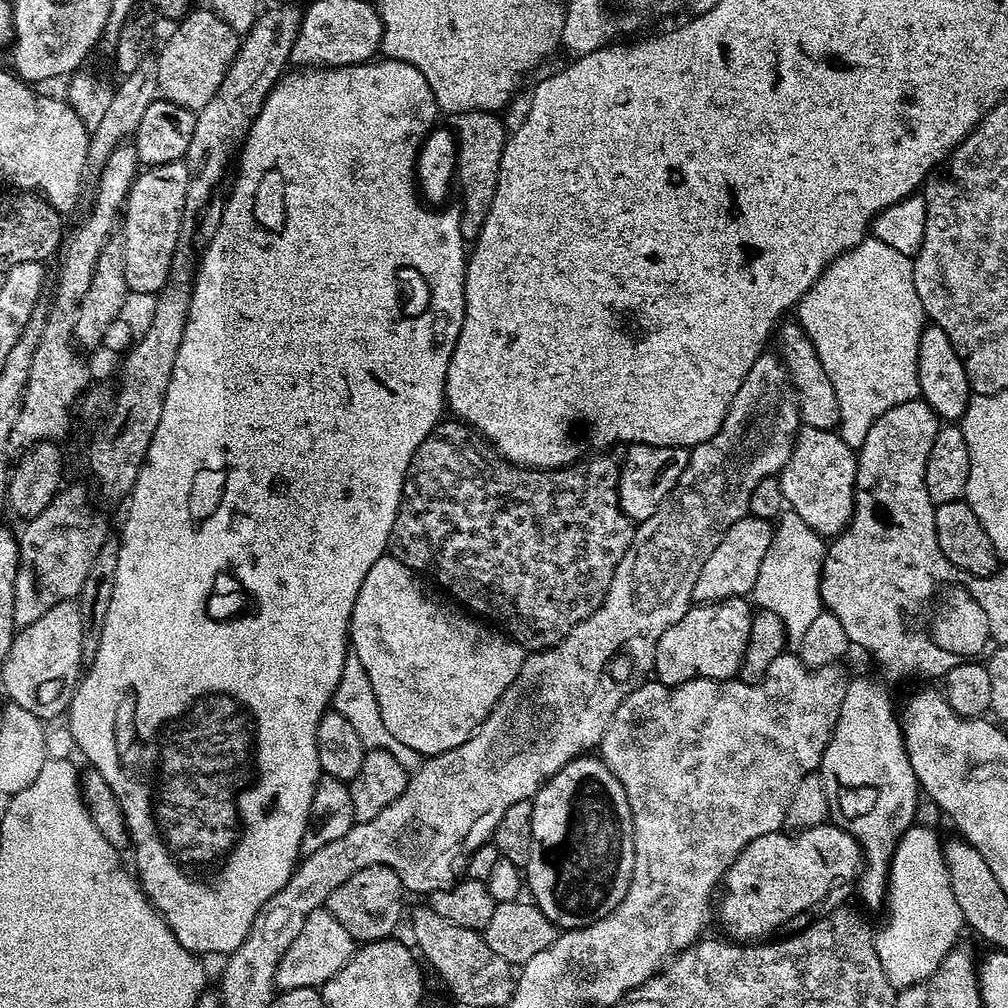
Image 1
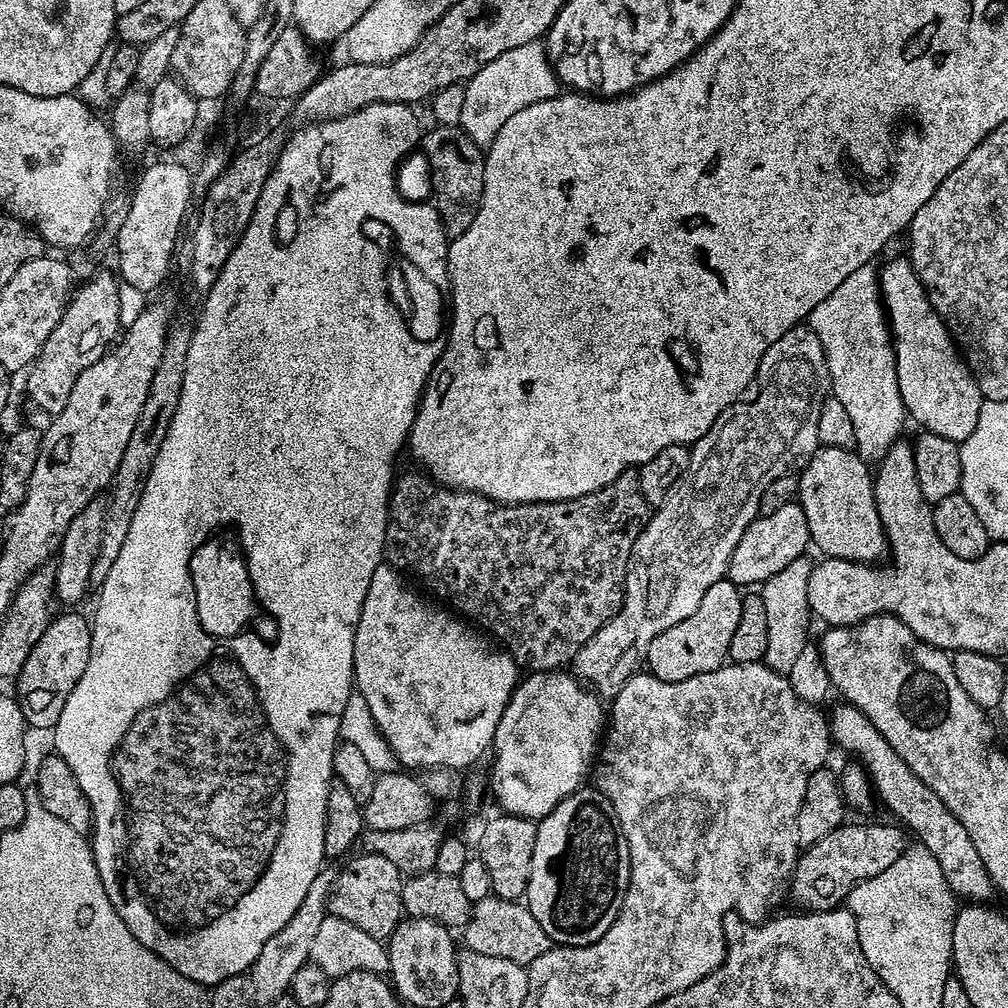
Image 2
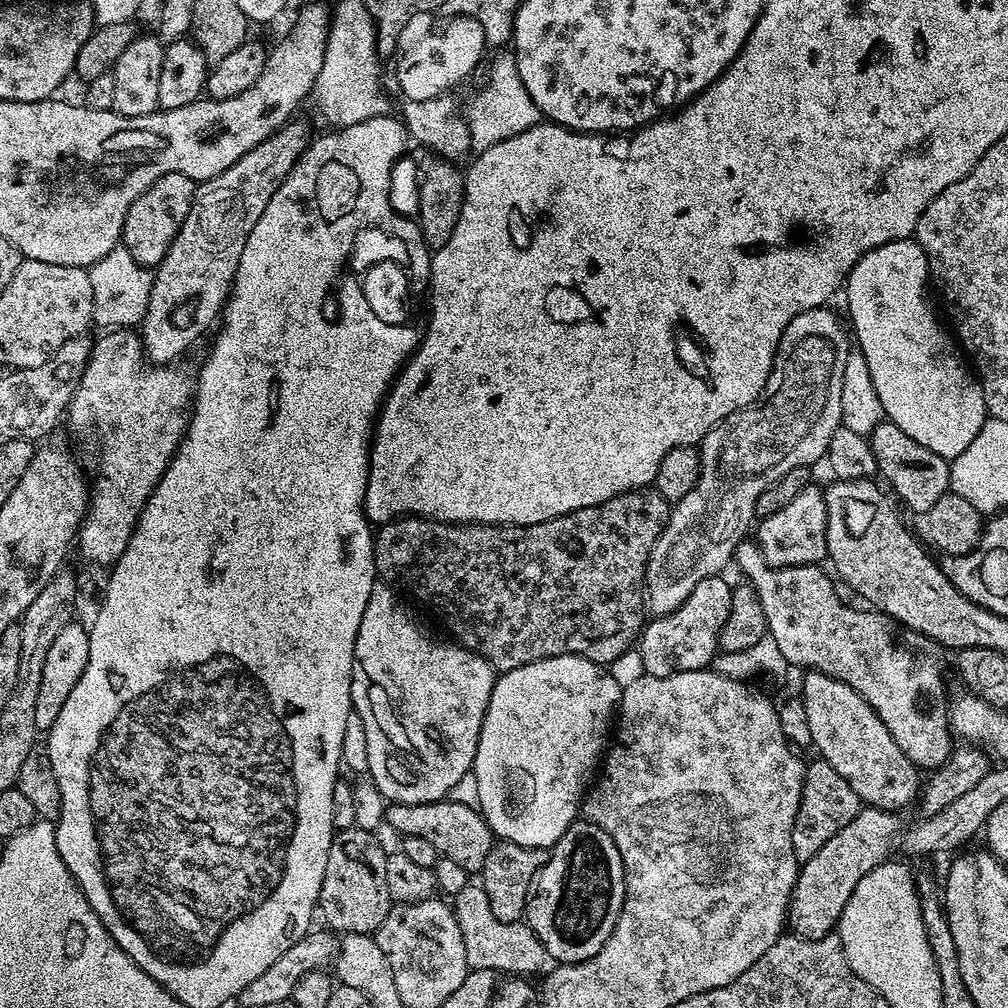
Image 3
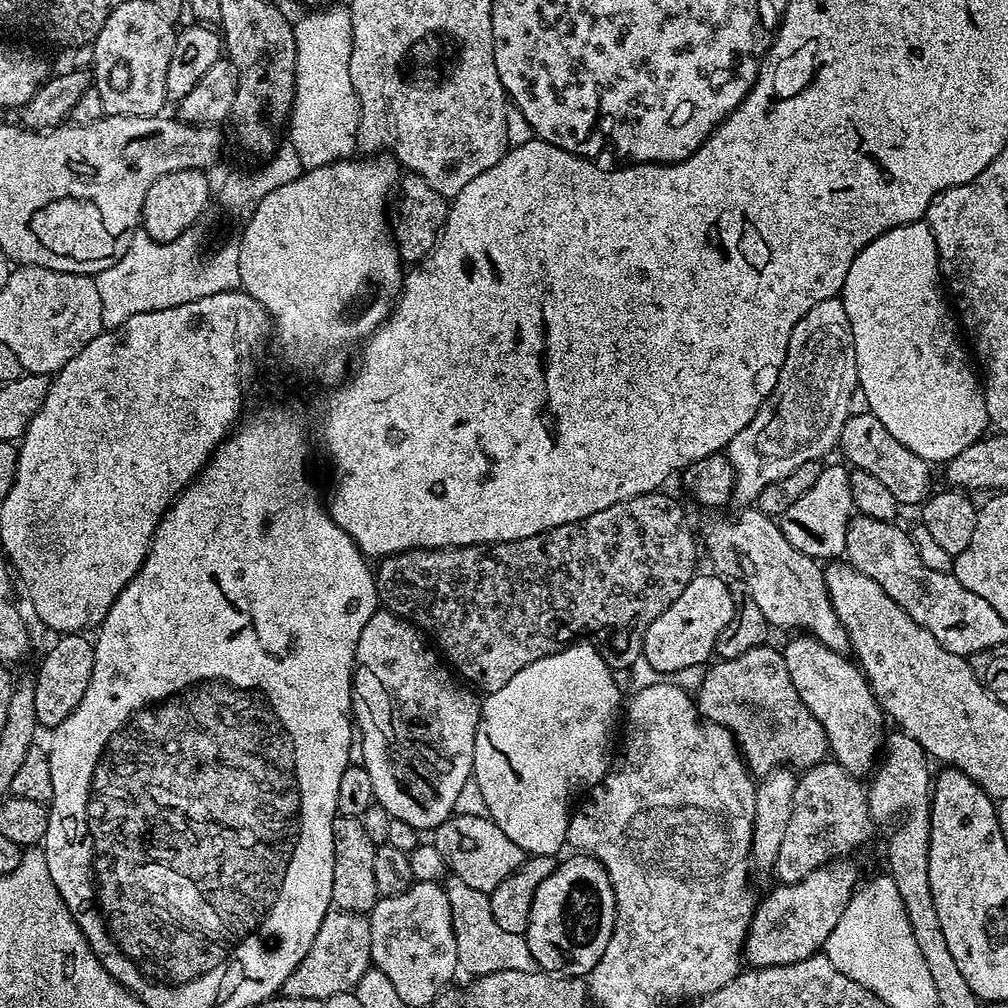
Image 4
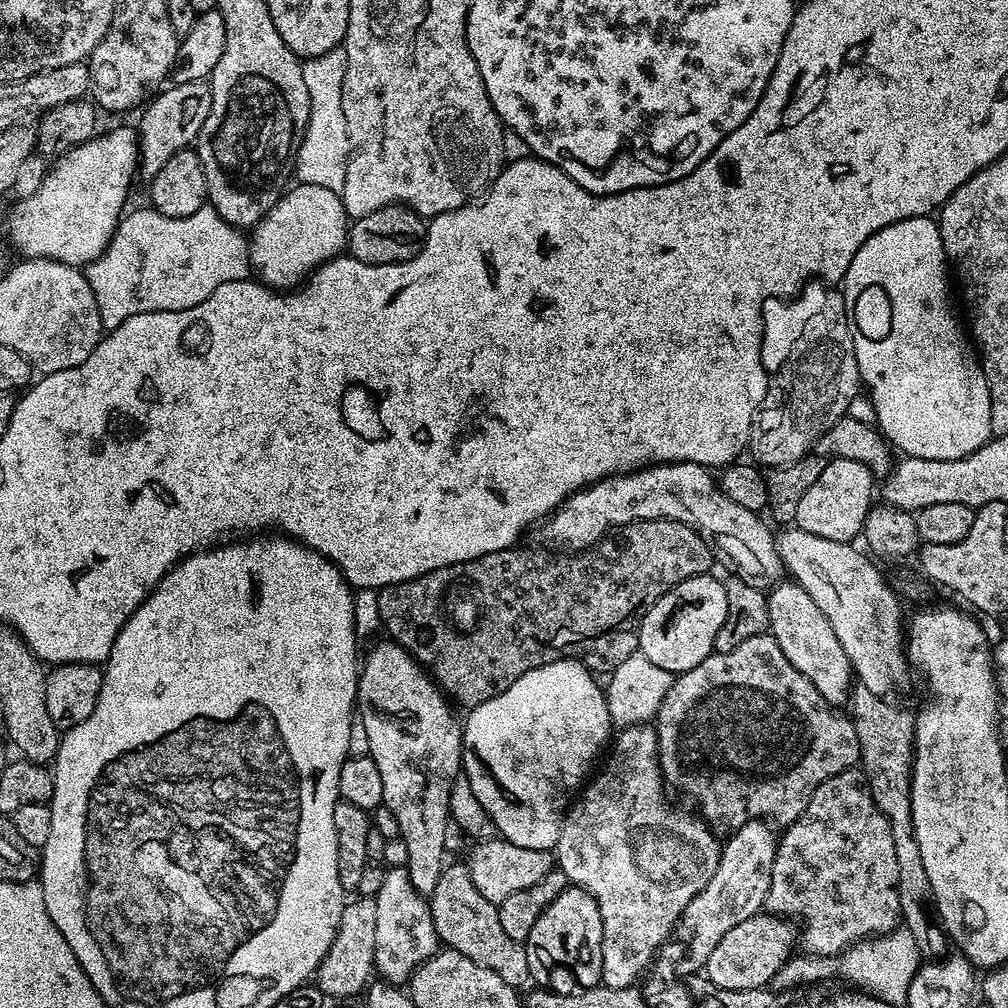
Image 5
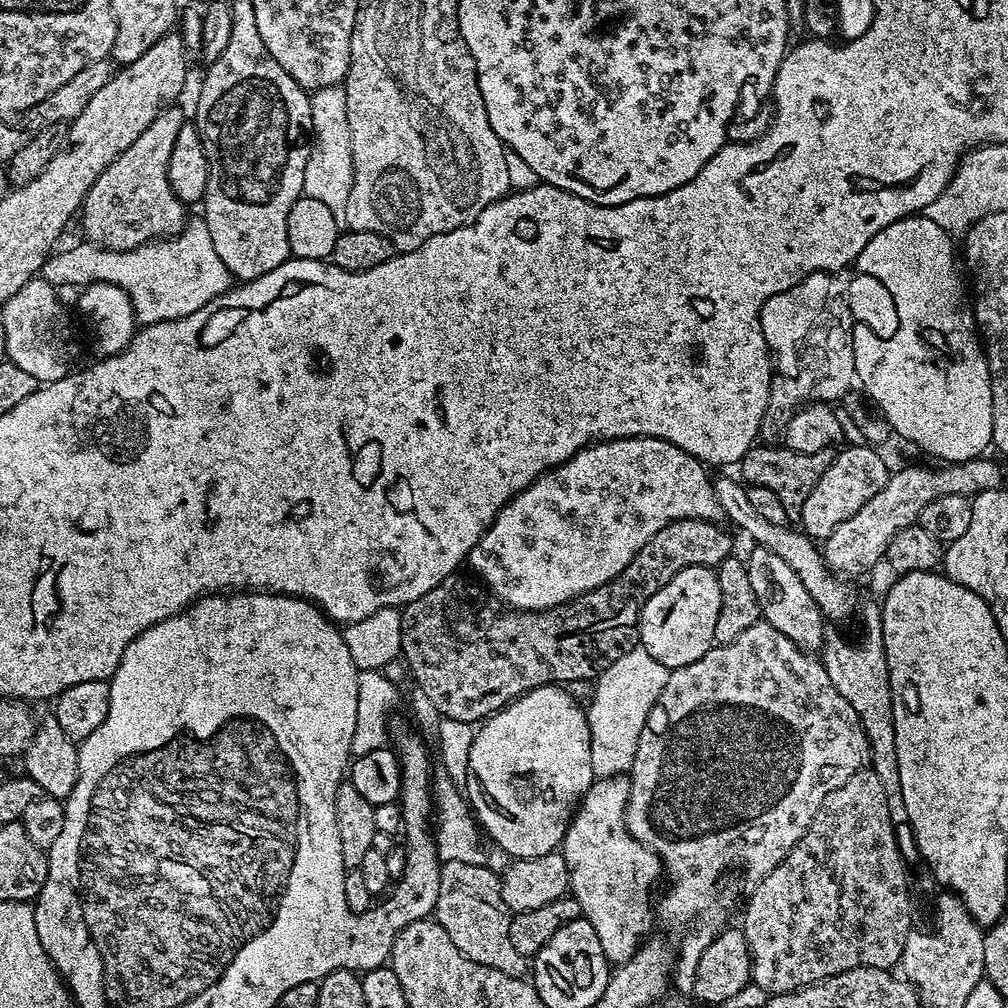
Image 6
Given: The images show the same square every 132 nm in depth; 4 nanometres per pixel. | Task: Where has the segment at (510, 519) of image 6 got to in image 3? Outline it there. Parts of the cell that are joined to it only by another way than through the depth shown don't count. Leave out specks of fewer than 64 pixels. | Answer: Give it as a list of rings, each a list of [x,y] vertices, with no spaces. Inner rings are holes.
[[[748,538],[737,546],[734,564],[735,567],[740,567],[740,572],[744,575],[741,577],[755,588],[758,598],[762,598],[768,635],[774,638],[774,642],[778,642],[778,650],[782,650],[782,658],[786,658],[789,666],[796,667],[797,664],[803,670],[830,674],[830,678],[838,678],[846,682],[846,686],[854,686],[854,690],[858,690],[858,694],[870,702],[878,718],[882,718],[886,730],[890,730],[894,742],[898,742],[902,754],[906,754],[906,758],[910,758],[917,769],[931,770],[947,762],[954,747],[950,735],[950,696],[944,693],[944,672],[930,653],[911,652],[906,645],[896,644],[896,636],[892,633],[894,624],[889,617],[875,610],[851,608],[844,604],[843,598],[832,585],[833,577],[828,577],[823,572],[823,567],[803,564],[773,568],[766,562],[759,543]]]

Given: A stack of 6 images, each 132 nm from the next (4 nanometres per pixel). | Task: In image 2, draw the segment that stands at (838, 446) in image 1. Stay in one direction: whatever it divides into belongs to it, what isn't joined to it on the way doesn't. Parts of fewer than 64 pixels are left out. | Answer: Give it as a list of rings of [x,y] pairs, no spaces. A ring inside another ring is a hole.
[[[817,448],[808,463],[799,469],[800,491],[798,502],[806,514],[809,541],[825,557],[833,556],[853,560],[859,564],[872,564],[886,552],[884,527],[878,518],[878,506],[874,498],[874,472],[868,461],[856,455],[852,448]]]

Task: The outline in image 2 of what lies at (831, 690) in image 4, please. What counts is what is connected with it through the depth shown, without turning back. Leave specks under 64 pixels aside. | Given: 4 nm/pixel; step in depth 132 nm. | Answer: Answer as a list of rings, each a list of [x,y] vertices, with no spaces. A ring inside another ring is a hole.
[[[840,702],[828,716],[828,730],[832,734],[833,745],[849,752],[852,755],[849,757],[855,758],[866,769],[878,800],[897,816],[895,819],[911,835],[912,832],[916,835],[913,837],[924,844],[930,854],[934,854],[953,896],[964,902],[991,901],[991,896],[997,895],[996,884],[990,878],[970,834],[966,834],[966,826],[962,826],[962,822],[958,822],[958,818],[954,818],[952,811],[944,805],[942,798],[938,798],[938,794],[934,794],[934,790],[930,790],[930,786],[926,786],[926,782],[922,782],[922,778],[918,778],[918,774],[914,774],[902,758],[898,758],[894,746],[882,738],[870,718],[866,718],[866,714],[854,705]]]

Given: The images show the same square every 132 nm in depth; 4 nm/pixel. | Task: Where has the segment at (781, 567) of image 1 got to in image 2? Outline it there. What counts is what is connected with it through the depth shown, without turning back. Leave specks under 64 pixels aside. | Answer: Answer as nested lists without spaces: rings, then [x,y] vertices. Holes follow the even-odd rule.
[[[807,555],[800,556],[790,566],[774,574],[759,589],[758,595],[766,602],[766,618],[769,619],[770,635],[766,645],[763,663],[776,672],[788,673],[798,654],[809,643],[808,620],[810,621],[810,601],[806,586],[810,586],[813,561]]]

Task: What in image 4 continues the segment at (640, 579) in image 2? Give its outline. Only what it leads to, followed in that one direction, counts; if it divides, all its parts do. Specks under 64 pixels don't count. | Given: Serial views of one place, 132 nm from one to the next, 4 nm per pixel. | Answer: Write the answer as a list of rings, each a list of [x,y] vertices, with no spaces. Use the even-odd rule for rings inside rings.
[[[843,299],[818,302],[818,306],[814,306],[814,310],[806,313],[794,326],[774,390],[764,399],[764,404],[754,414],[746,430],[734,434],[734,438],[728,444],[726,455],[732,467],[734,481],[730,493],[731,499],[744,504],[740,506],[751,505],[748,504],[751,500],[752,503],[759,501],[761,490],[770,486],[770,482],[786,478],[786,474],[802,466],[802,462],[820,460],[831,448],[835,449],[840,443],[842,426],[850,415],[850,398],[857,390],[854,338]]]

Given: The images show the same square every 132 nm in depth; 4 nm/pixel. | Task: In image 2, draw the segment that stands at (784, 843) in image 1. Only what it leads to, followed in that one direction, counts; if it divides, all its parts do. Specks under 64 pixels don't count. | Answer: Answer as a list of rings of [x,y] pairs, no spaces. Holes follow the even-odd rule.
[[[845,822],[839,828],[830,830],[826,838],[818,838],[818,842],[807,845],[797,855],[790,881],[790,896],[801,904],[801,909],[809,912],[825,912],[841,907],[854,886],[866,882],[866,878],[874,878],[874,874],[882,874],[882,870],[902,858],[906,832],[903,827],[892,824]]]

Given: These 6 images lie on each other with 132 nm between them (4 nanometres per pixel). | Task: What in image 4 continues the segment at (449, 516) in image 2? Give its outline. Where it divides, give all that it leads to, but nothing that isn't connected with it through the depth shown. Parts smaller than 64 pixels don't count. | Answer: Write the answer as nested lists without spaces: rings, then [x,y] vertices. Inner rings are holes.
[[[657,490],[655,492],[647,492],[646,494],[638,494],[634,498],[626,498],[622,502],[614,502],[614,506],[606,506],[606,510],[598,510],[598,514],[590,514],[590,518],[582,518],[578,522],[570,522],[562,526],[554,526],[545,532],[534,534],[530,538],[522,538],[514,542],[506,542],[505,544],[489,544],[481,546],[478,544],[471,544],[465,548],[412,548],[409,552],[399,552],[393,556],[383,557],[379,561],[380,565],[375,565],[374,575],[376,578],[376,599],[387,611],[392,612],[396,616],[401,616],[403,620],[409,620],[410,623],[415,624],[425,637],[430,638],[431,643],[442,653],[443,659],[450,665],[451,671],[455,673],[461,681],[467,682],[473,689],[479,690],[481,693],[487,694],[494,690],[502,690],[502,686],[506,686],[506,682],[510,682],[510,678],[514,678],[514,674],[518,674],[518,670],[522,670],[526,666],[530,666],[530,662],[538,662],[538,658],[546,658],[555,652],[561,652],[563,648],[568,647],[569,644],[583,642],[585,644],[593,644],[598,650],[598,654],[603,660],[608,663],[609,668],[613,670],[631,669],[635,660],[641,659],[644,651],[644,639],[646,638],[646,630],[650,626],[650,622],[654,622],[654,618],[658,618],[658,614],[662,614],[662,610],[666,610],[666,606],[670,606],[670,602],[674,602],[674,598],[678,598],[678,594],[682,594],[682,590],[686,590],[686,586],[692,581],[696,568],[696,544],[698,548],[698,540],[688,533],[688,520],[684,517],[684,508],[672,496],[667,496],[667,491]]]

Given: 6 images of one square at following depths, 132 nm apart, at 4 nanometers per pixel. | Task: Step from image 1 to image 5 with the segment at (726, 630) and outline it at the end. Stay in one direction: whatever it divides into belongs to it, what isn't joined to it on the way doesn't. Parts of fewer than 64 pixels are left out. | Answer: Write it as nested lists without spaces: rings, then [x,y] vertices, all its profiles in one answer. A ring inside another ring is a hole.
[[[705,574],[702,576],[695,576],[686,582],[682,582],[678,586],[674,586],[662,598],[658,598],[658,602],[654,602],[654,606],[650,606],[650,610],[642,618],[640,623],[640,646],[638,651],[646,658],[650,658],[650,662],[654,662],[654,666],[662,666],[662,670],[679,674],[686,670],[694,670],[694,666],[698,666],[698,662],[702,662],[706,657],[711,656],[715,647],[716,639],[718,638],[718,629],[722,627],[722,622],[726,622],[726,590],[724,589],[724,580],[718,578],[715,580],[715,575]]]

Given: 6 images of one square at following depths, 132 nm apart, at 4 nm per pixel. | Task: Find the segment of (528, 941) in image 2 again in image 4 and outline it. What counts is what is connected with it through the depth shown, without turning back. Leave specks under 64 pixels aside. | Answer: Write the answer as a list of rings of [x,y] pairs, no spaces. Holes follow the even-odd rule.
[[[455,878],[449,879],[443,885],[443,890],[450,904],[450,918],[453,920],[454,941],[457,946],[457,962],[464,972],[465,970],[469,972],[469,977],[494,974],[498,970],[537,971],[538,965],[534,954],[530,954],[527,939],[502,930],[502,926],[494,922],[488,893],[474,890],[474,886],[466,886],[466,882]]]

